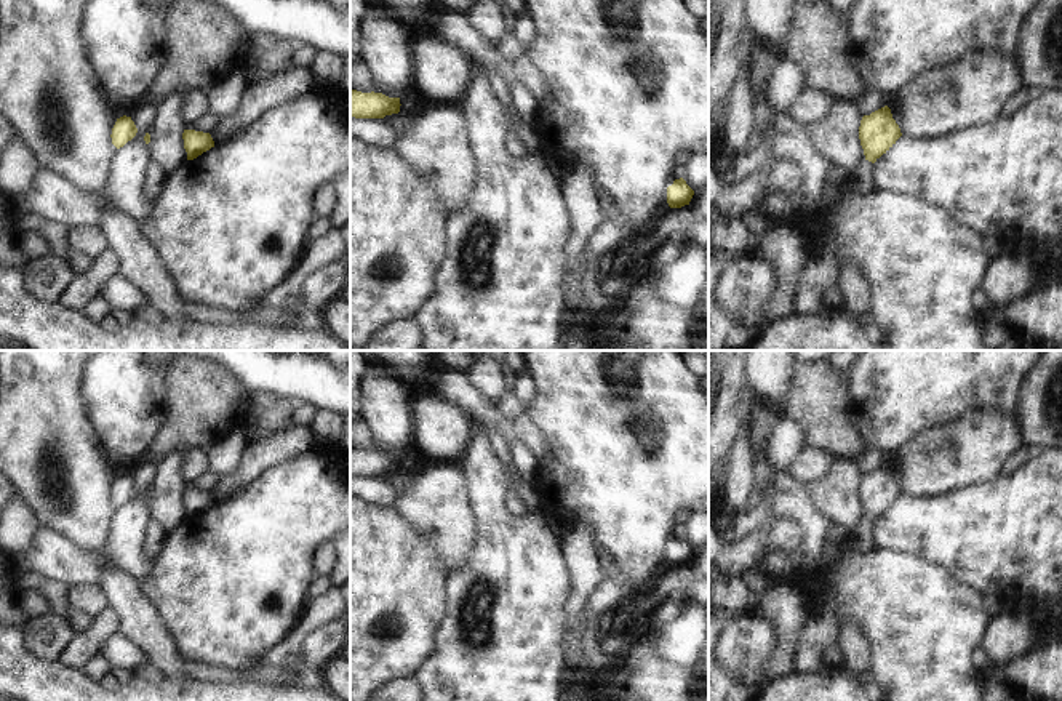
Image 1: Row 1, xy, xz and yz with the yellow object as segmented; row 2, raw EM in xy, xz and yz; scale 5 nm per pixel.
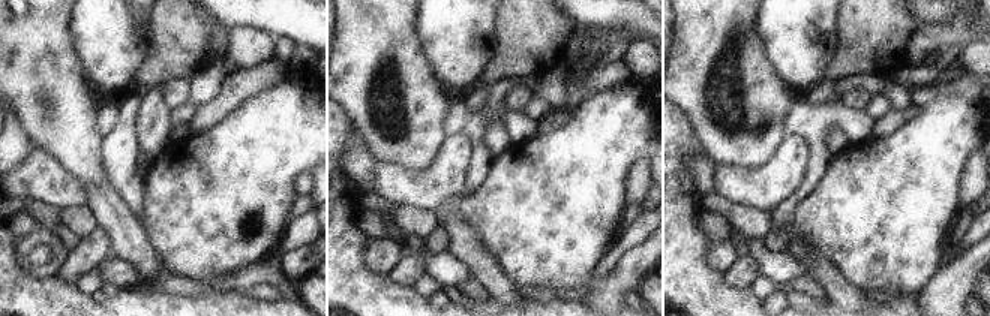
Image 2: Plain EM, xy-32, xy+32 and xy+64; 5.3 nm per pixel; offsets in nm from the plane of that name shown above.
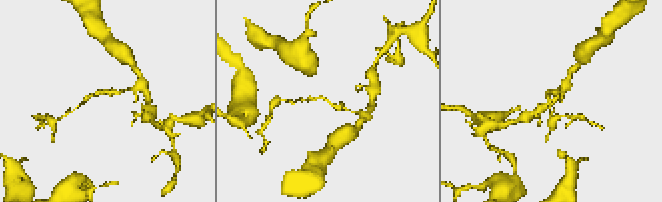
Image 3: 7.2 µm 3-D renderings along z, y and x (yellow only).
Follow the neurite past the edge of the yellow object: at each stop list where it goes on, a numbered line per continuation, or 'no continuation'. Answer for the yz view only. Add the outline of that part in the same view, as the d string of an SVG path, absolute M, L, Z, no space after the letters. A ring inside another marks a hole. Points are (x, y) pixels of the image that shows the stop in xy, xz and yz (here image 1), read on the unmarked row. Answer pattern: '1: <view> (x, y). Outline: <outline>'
1: yz (861, 538). Outline: M864 514L859 523L848 533L852 546L860 552L872 547L872 535L870 535L872 523L873 522L868 520Z

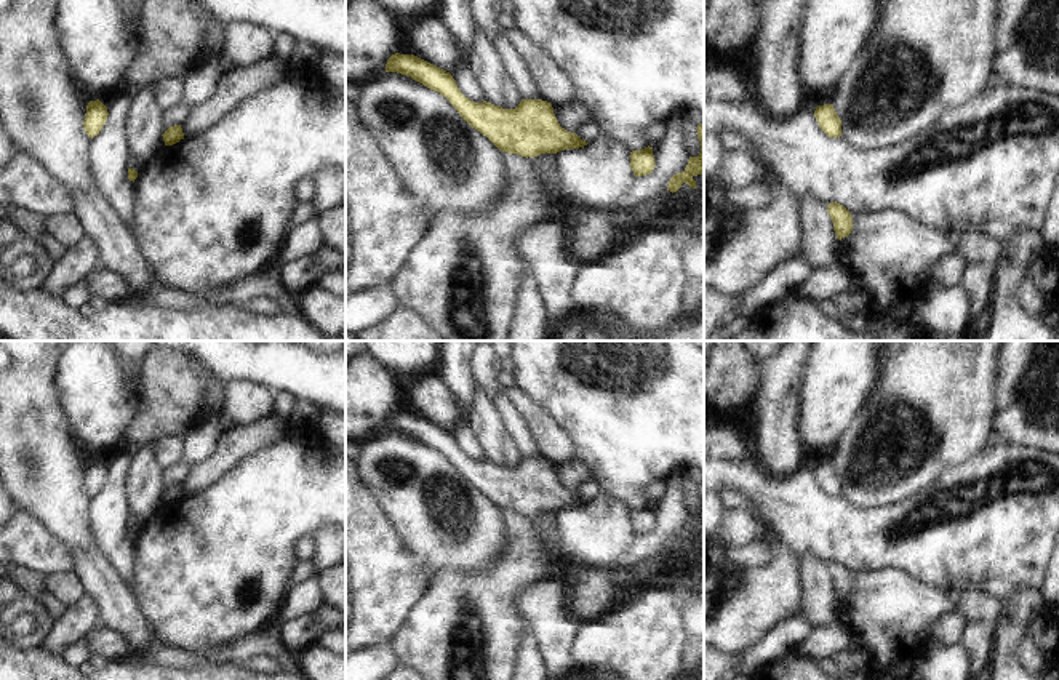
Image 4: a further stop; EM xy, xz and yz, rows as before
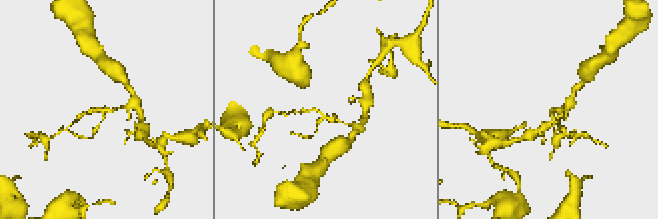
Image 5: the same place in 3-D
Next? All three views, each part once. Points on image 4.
no continuation.

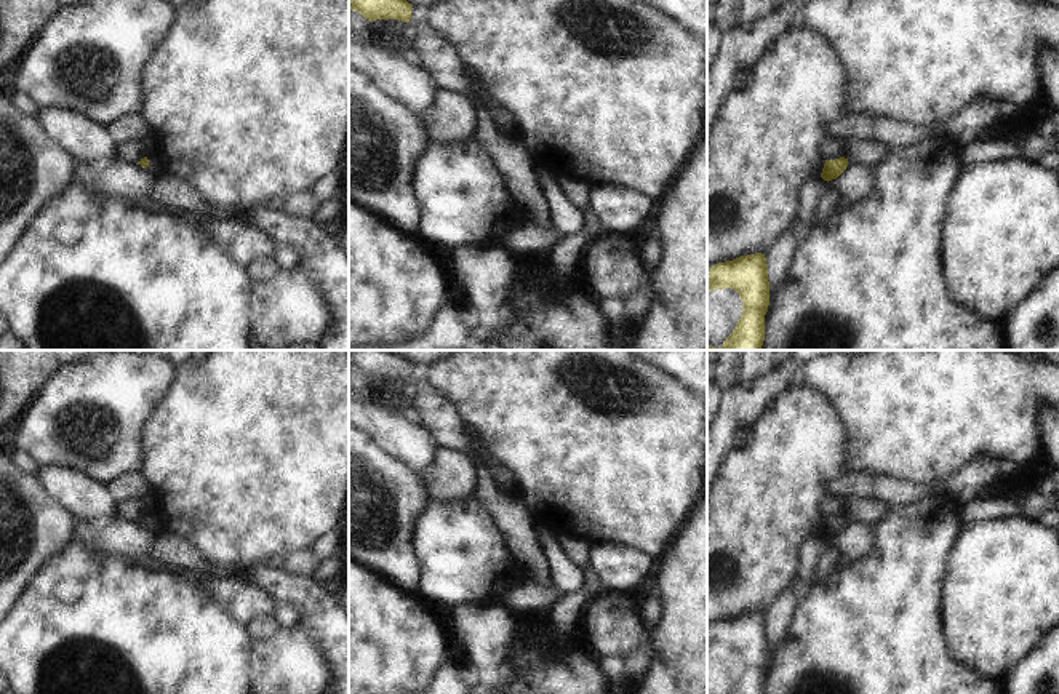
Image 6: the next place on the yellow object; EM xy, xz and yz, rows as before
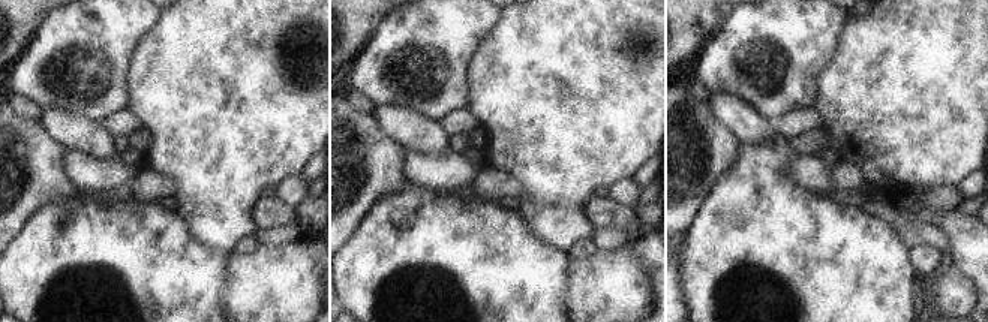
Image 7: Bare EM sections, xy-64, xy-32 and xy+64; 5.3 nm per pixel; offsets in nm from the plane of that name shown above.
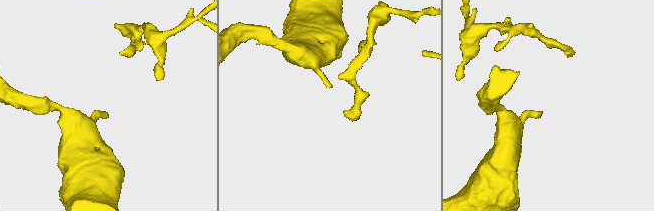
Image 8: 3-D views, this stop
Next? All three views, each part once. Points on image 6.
1: xy (154, 526). Outline: M149 513L147 518L149 524L144 528L154 536L158 536L162 532L160 518L157 517L157 513Z

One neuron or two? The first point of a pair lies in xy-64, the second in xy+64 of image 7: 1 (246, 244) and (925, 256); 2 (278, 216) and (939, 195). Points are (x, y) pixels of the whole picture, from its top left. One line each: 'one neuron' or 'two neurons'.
1: one neuron
2: two neurons

